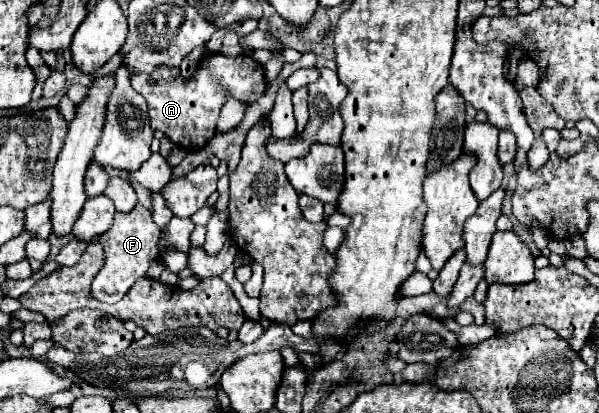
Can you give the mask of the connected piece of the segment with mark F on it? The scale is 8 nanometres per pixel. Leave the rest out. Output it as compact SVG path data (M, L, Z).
M140 203L130 213L116 213L112 227L100 235L100 243L106 253L106 263L92 281L92 297L102 303L118 303L138 277L144 277L150 263L158 257L160 229L152 219L152 213Z

